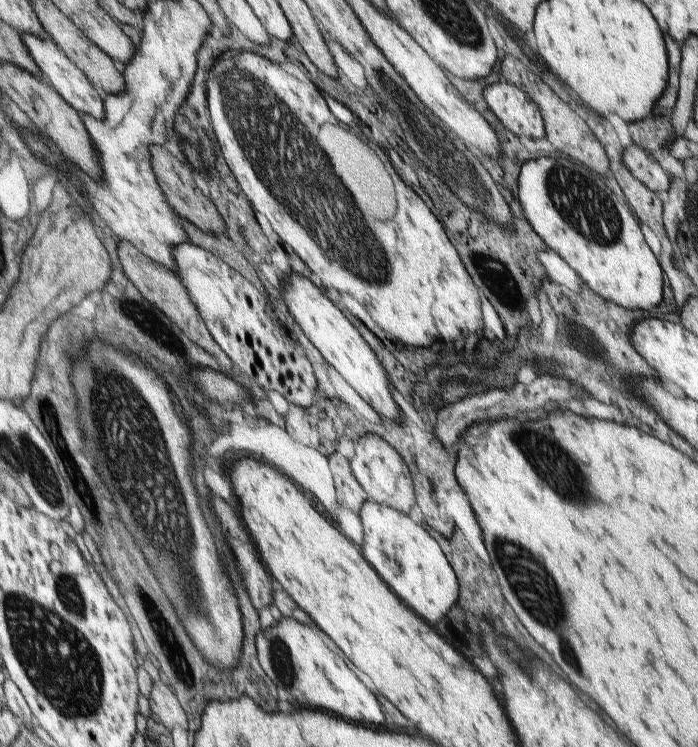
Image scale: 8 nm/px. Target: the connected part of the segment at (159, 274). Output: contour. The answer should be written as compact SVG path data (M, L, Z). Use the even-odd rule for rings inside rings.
M121 241L119 256L125 273L134 282L138 297L143 296L152 306L159 308L176 326L180 326L184 330L184 334L192 342L203 348L209 355L215 356L220 361L222 370L225 373L232 372L234 370L232 360L222 350L222 347L218 346L216 339L210 334L208 327L205 325L205 319L202 318L201 311L197 309L188 288L176 271L165 267L162 263L154 262L143 251L139 251L134 246L134 243L130 241Z

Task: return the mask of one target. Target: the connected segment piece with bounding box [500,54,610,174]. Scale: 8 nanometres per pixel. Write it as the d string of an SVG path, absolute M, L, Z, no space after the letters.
M506 54L500 64L501 80L518 86L522 92L526 92L541 110L541 117L545 123L545 136L554 146L555 150L560 150L568 154L572 160L586 165L590 170L598 174L610 174L609 158L605 153L605 148L590 130L588 123L563 102L550 86L542 78L537 77L532 70L528 70L520 60L511 54Z

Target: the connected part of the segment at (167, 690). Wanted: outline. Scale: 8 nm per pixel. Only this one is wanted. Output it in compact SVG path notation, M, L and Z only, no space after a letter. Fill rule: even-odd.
M161 680L154 681L148 698L152 714L166 728L170 730L174 730L177 726L184 728L184 730L188 728L186 713L184 713L176 693L170 686L167 686Z

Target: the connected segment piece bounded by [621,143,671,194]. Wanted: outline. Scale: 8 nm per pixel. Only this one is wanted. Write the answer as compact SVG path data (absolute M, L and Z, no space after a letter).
M633 143L624 149L621 159L630 174L644 184L646 188L658 194L668 190L671 184L670 175L662 169L654 155L647 153Z

